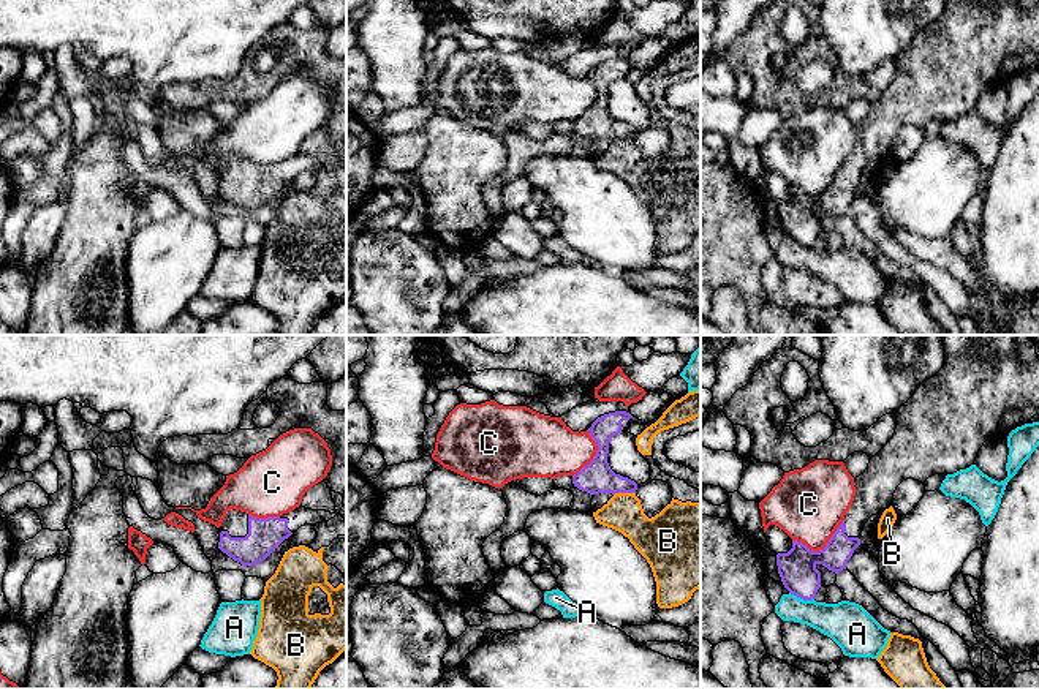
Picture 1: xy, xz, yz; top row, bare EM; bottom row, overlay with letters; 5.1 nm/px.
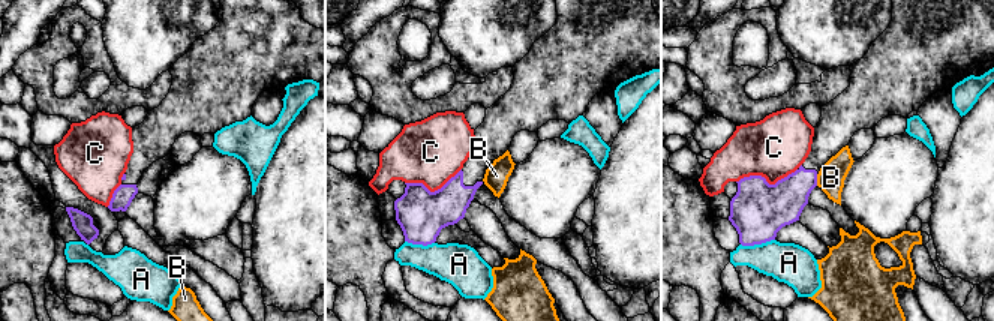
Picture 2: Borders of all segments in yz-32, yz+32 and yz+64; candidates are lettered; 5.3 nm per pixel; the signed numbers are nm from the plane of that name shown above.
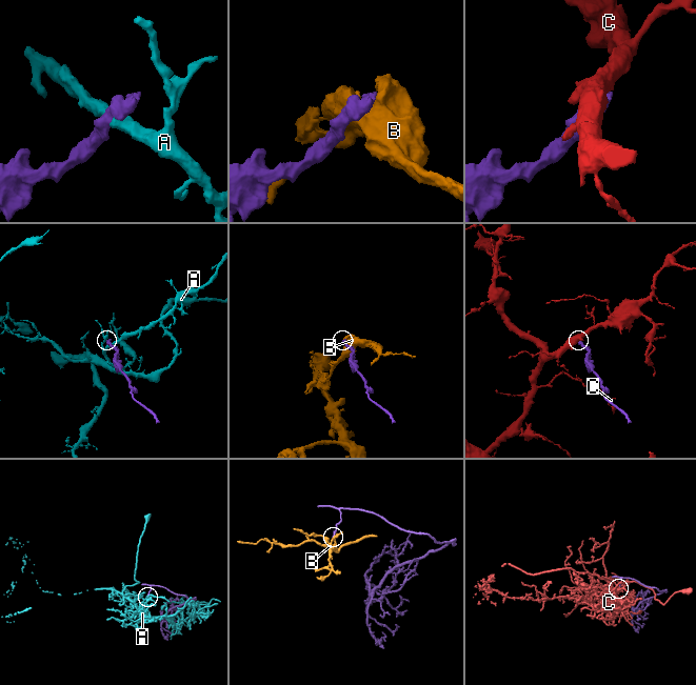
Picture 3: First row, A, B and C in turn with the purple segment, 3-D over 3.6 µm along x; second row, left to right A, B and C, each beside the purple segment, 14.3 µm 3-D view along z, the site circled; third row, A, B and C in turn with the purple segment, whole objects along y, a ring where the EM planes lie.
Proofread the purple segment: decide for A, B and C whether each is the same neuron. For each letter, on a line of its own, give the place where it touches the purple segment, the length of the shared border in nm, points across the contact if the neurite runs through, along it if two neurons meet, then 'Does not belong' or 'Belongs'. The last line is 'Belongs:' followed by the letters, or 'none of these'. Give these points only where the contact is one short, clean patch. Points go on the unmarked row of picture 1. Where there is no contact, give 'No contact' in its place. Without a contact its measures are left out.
A: Touches purple at yz (802, 244). Shared border 130 nm. Does not belong
B: Touches purple at xz (623, 138). Shared border 110 nm. Boundary: xz (634, 138), (617, 138), (614, 141). Does not belong
C: Touches purple at yz (823, 195). Shared border 280 nm. Does not belong
Belongs: none of these

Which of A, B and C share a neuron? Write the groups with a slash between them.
A / B / C

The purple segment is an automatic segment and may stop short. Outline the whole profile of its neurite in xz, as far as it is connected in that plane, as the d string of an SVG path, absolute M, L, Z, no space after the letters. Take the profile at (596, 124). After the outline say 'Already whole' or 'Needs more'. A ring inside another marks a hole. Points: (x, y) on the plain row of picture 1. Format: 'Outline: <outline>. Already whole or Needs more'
Outline: M615 57L598 63L588 74L591 85L598 96L593 106L572 122L572 130L590 141L599 139L636 139L637 130L628 123L615 120L609 109L609 88L622 79L622 68L629 66L631 60L626 57Z. Already whole

